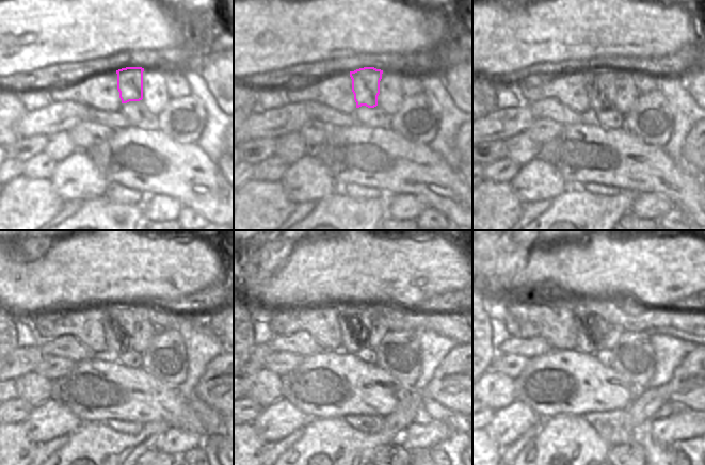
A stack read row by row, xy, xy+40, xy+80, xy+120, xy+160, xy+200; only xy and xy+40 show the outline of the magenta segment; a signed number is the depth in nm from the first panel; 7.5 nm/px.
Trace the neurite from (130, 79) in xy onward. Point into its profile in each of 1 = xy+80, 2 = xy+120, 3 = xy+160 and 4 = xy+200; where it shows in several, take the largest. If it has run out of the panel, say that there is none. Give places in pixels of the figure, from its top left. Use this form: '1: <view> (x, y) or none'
1: xy+80 (601, 82)
2: xy+120 (119, 324)
3: xy+160 (354, 331)
4: xy+200 (588, 341)

